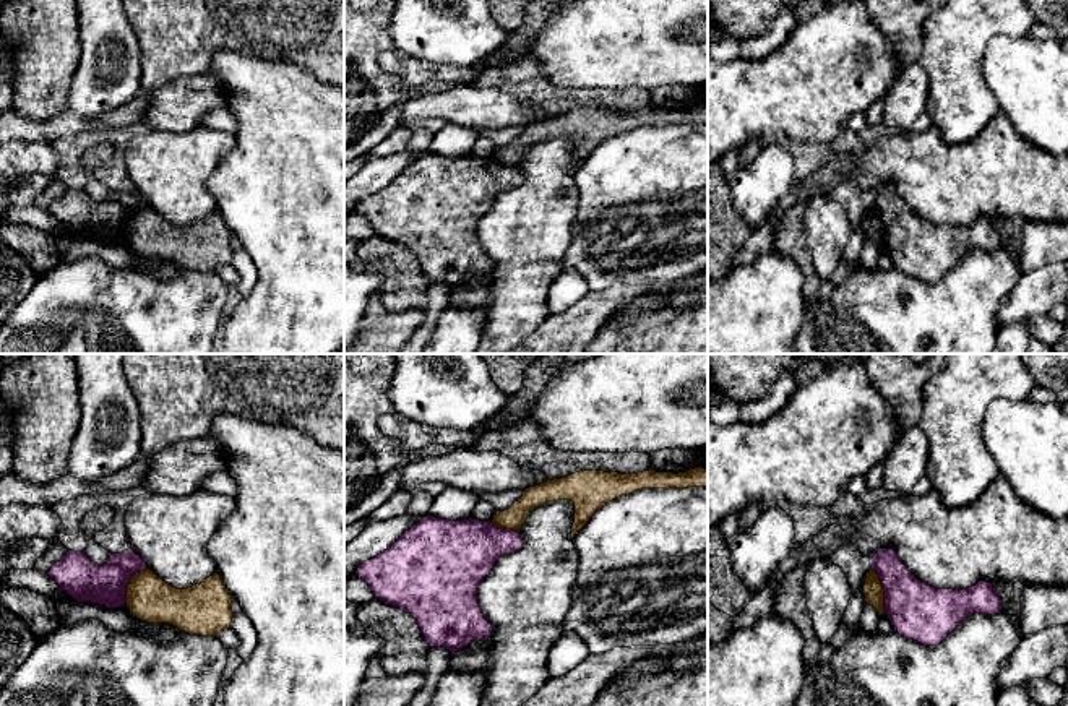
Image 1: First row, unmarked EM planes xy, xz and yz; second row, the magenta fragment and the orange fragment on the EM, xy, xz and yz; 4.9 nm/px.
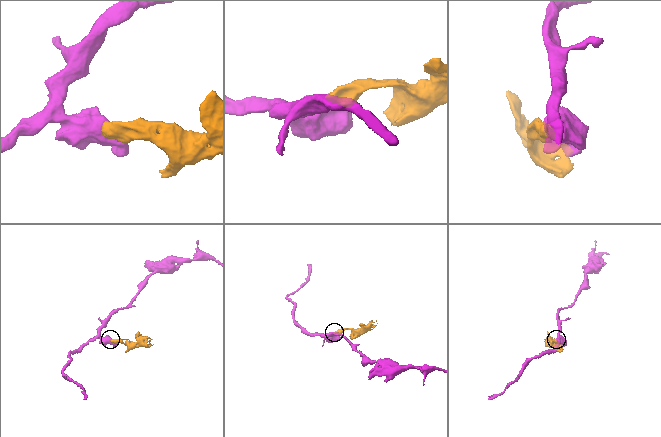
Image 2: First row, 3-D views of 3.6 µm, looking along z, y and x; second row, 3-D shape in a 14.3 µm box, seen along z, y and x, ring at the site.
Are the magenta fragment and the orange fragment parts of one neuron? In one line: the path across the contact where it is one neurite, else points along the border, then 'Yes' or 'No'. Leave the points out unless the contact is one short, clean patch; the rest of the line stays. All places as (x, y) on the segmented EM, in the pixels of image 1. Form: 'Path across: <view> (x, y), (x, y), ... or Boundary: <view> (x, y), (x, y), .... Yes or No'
Boundary: yz (872, 568), (883, 591), (885, 612). No

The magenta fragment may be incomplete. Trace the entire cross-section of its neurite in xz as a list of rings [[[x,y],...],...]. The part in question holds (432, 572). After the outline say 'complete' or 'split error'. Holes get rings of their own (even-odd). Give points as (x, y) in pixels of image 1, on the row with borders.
[[[425,516],[406,531],[391,547],[378,557],[359,565],[355,575],[373,591],[375,599],[411,613],[430,648],[446,648],[451,656],[472,641],[487,641],[493,631],[477,604],[477,588],[490,575],[495,562],[523,547],[519,532],[498,527],[492,521],[463,519],[448,521]]]; complete

